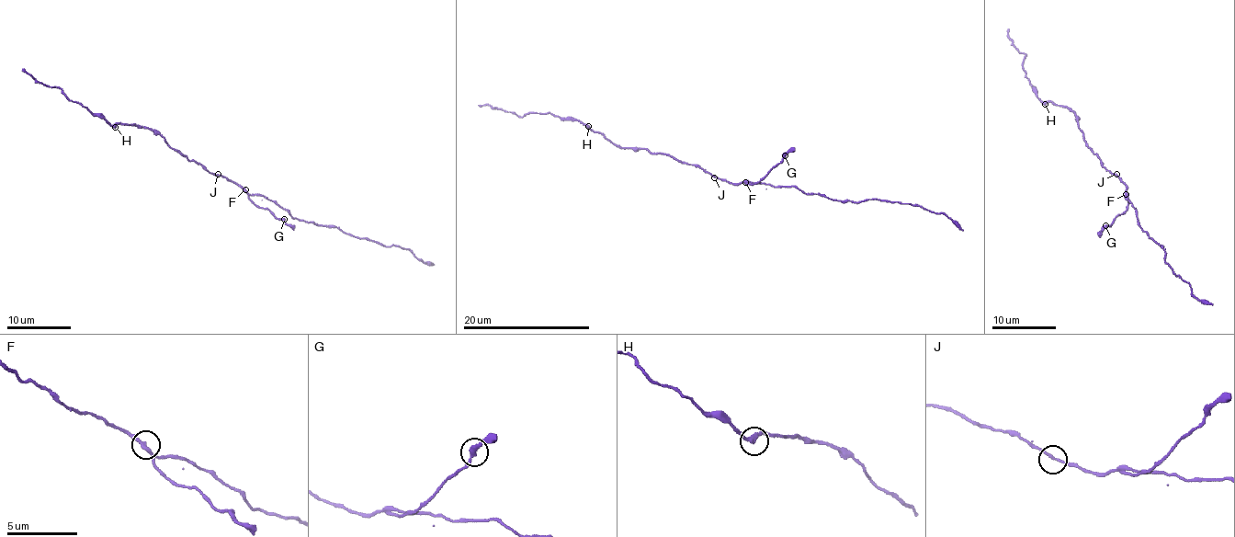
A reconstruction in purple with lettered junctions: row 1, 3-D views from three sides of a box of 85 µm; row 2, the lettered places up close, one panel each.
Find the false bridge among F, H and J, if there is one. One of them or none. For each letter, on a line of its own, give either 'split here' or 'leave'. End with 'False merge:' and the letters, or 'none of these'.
F: split here
H: leave
J: leave
False merge: F

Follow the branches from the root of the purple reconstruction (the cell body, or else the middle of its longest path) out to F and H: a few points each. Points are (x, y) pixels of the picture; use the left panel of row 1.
F: (219, 175), (245, 188)
H: (219, 175), (188, 161), (158, 133), (146, 128), (126, 124), (115, 127)

